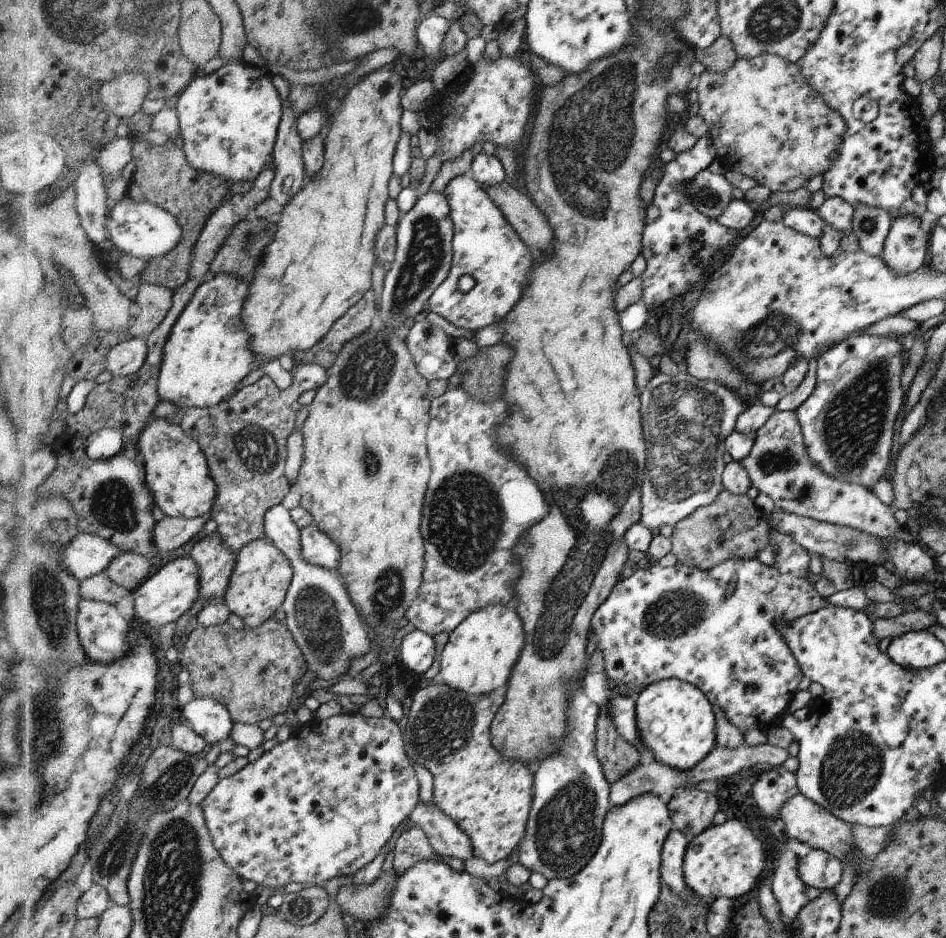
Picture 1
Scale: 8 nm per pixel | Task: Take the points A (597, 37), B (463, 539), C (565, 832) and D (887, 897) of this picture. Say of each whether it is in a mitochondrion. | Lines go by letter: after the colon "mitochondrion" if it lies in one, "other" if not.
A: other
B: mitochondrion
C: mitochondrion
D: mitochondrion

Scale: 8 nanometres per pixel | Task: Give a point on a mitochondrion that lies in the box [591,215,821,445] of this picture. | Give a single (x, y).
(777, 332)

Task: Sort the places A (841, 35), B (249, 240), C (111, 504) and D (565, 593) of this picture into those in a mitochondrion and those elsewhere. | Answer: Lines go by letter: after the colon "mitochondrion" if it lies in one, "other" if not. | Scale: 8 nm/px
A: other
B: mitochondrion
C: mitochondrion
D: mitochondrion

